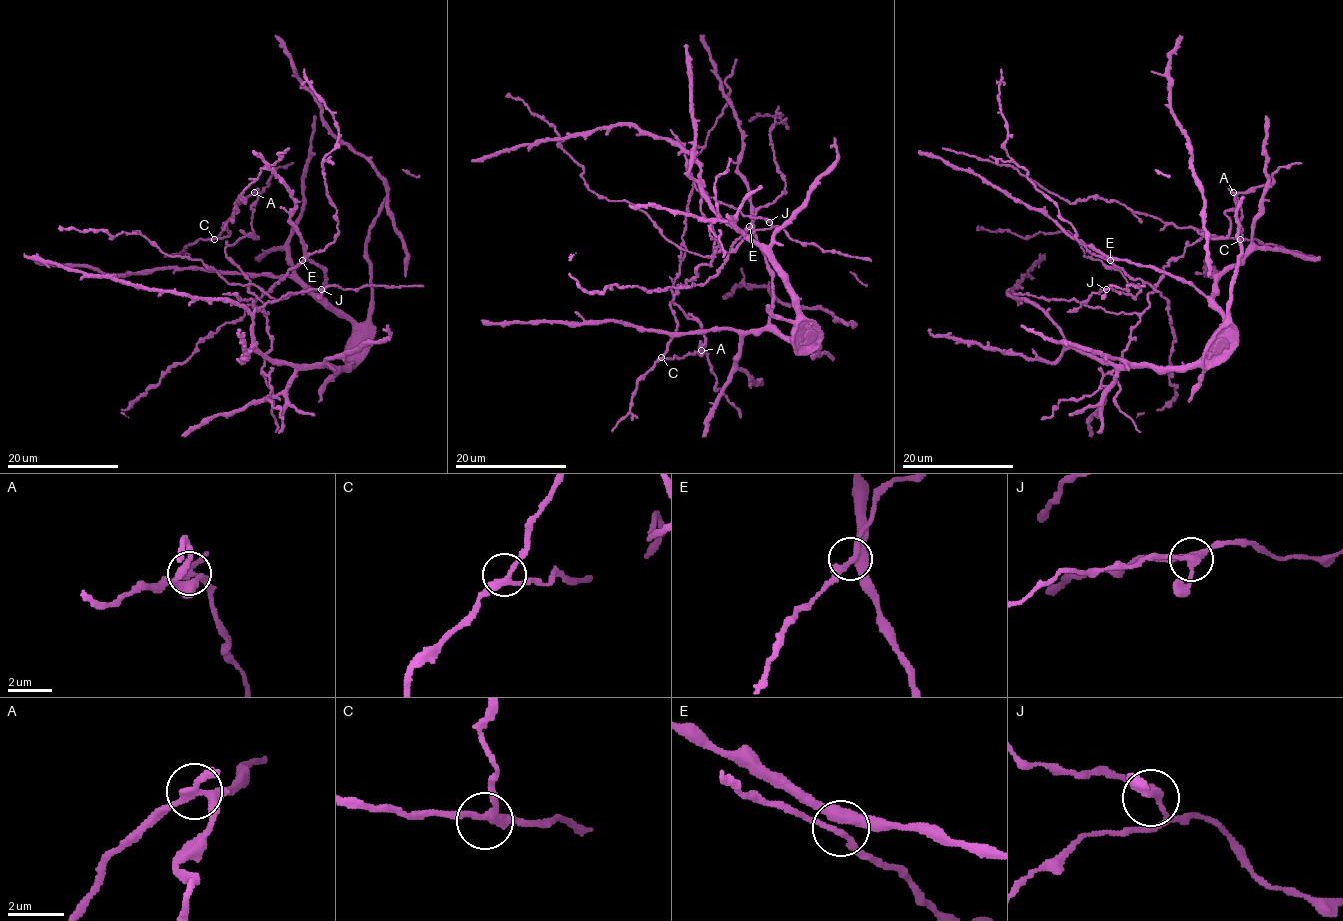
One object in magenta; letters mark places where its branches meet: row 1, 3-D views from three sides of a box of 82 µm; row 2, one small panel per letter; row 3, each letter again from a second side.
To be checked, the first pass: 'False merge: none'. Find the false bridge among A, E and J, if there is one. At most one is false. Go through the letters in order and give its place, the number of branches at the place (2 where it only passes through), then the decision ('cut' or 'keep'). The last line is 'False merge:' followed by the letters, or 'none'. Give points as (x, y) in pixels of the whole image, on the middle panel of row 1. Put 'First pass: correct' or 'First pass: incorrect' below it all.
A: place (701, 350); branches 4; cut
E: place (749, 226); branches 4; keep
J: place (769, 222); branches 3; keep
False merge: A
First pass: incorrect

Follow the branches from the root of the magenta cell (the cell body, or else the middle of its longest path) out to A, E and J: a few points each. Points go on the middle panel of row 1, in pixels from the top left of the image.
A: (714, 239), (719, 246), (710, 266), (700, 264), (698, 275), (685, 281), (672, 301), (699, 323), (702, 350)
E: (714, 239), (710, 225), (719, 217), (768, 256), (791, 294), (800, 343), (769, 322), (772, 274), (749, 226)
J: (714, 239), (719, 242), (714, 256), (714, 231), (700, 211), (705, 193), (744, 215), (765, 218), (769, 222)

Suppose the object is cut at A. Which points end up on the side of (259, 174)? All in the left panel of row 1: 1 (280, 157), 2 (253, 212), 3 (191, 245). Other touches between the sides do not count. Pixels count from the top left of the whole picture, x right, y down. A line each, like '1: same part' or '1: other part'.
1: same part
2: other part
3: same part

